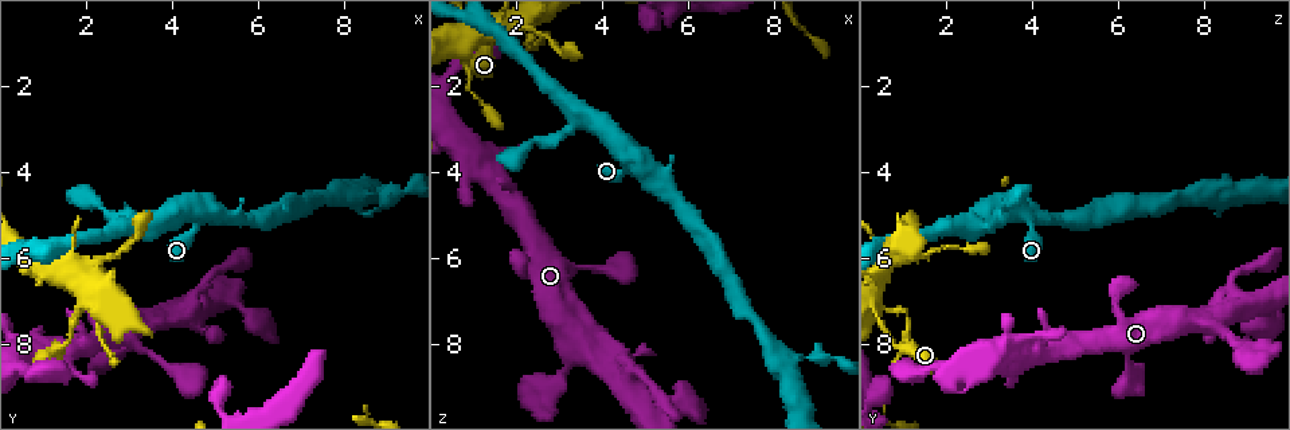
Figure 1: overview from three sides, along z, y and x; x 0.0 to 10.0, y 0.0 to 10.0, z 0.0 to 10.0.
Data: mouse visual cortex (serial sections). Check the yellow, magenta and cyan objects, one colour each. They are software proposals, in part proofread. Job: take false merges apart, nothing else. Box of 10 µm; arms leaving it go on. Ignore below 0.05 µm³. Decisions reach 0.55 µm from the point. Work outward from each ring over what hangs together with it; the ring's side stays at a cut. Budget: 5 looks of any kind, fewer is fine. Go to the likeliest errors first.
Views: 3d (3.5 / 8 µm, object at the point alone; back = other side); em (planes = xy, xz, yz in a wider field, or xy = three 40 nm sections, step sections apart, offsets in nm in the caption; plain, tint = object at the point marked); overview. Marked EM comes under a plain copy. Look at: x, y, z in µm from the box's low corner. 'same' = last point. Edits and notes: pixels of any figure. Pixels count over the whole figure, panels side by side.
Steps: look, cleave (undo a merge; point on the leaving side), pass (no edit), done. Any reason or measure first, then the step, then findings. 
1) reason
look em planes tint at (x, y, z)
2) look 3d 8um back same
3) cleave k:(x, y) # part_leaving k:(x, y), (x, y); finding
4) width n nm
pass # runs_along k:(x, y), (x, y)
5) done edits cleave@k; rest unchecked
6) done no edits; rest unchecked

three arms meet
look 3d 3.5um at (8.35, 4.45, 8.70)

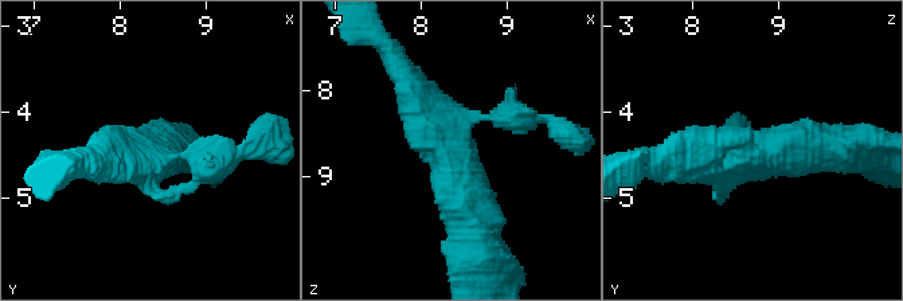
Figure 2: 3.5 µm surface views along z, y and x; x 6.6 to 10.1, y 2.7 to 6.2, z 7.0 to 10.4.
need the tissue
look em xy step 2 tint at (8.30, 4.50, 8.65)

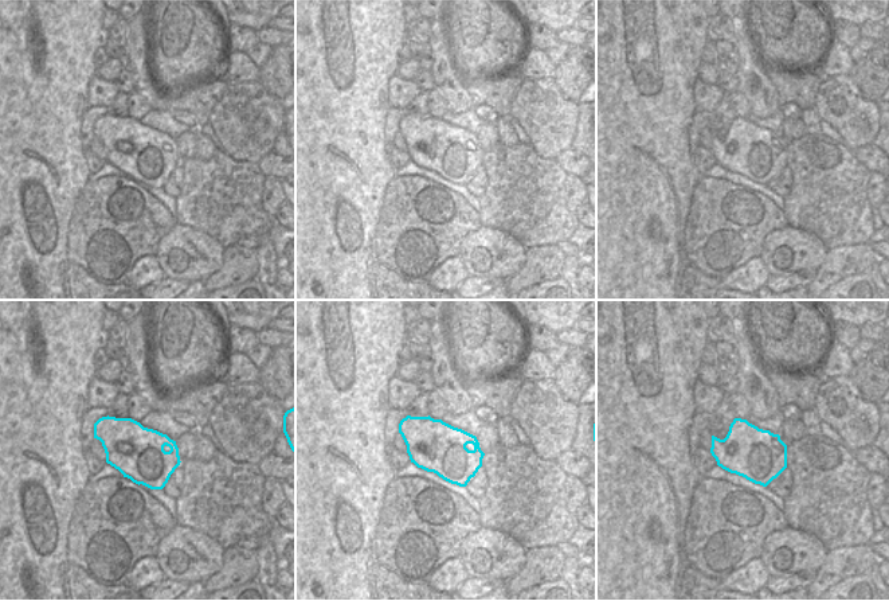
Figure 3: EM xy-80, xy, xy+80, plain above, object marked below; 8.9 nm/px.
pass # runs_along 2:(403, 74), (437, 112), (475, 229); all the same cell

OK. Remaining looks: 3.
calibre changes
look 3d 3.5um at (2.10, 7.10, 5.90)

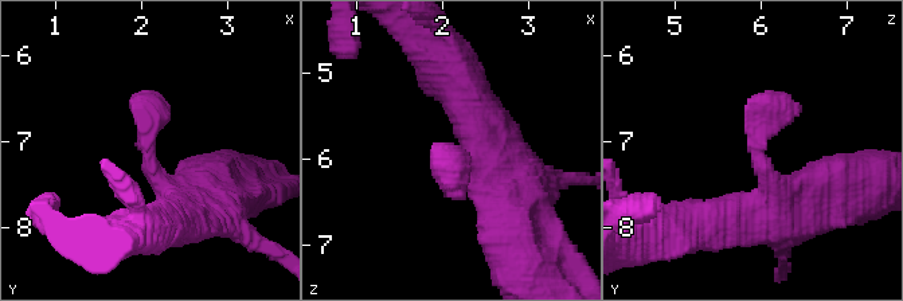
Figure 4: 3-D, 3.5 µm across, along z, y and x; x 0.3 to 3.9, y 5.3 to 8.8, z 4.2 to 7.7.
look em xy step 5 tint at (2.05, 7.05, 5.95)

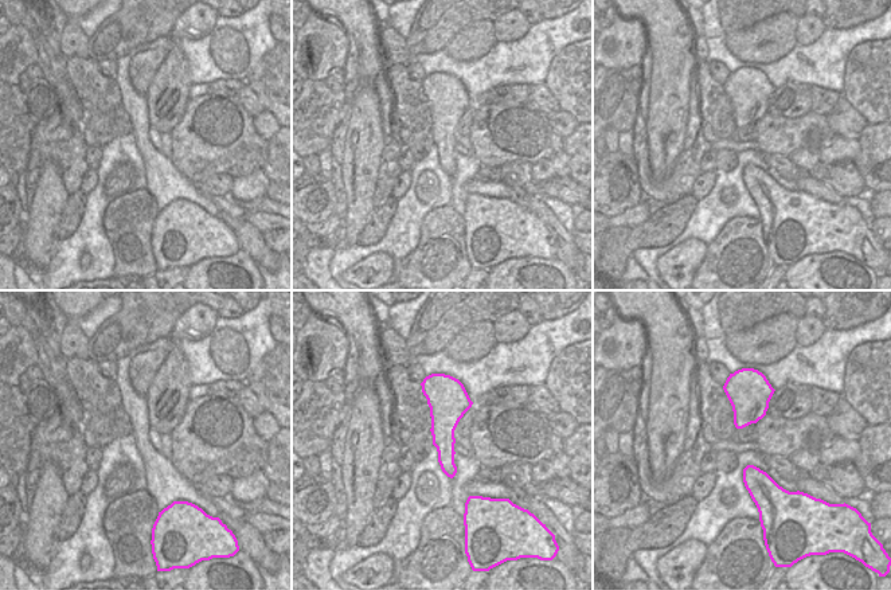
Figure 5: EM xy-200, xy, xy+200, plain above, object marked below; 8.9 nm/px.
pass # runs_along 4:(195, 210), (149, 165), (161, 108); one cell here

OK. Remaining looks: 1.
done no edits; rest unchecked

